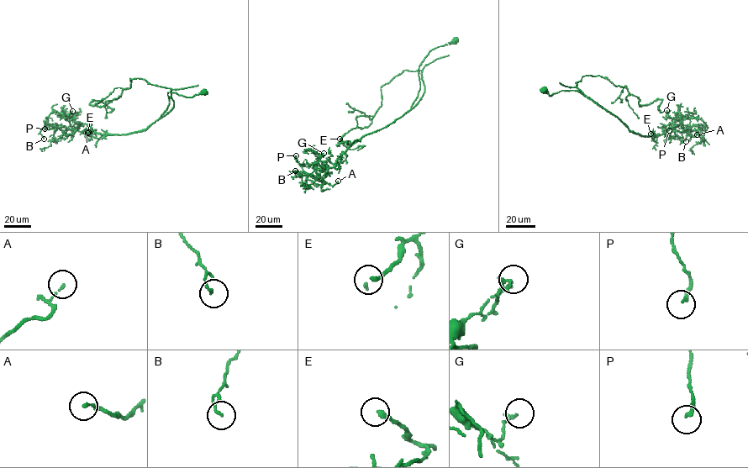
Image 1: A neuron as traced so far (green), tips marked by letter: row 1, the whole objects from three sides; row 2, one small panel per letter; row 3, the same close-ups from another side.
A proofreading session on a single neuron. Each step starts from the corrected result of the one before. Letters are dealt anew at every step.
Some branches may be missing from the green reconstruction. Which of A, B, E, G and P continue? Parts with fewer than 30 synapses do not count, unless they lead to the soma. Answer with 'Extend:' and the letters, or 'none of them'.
Extend: none of them

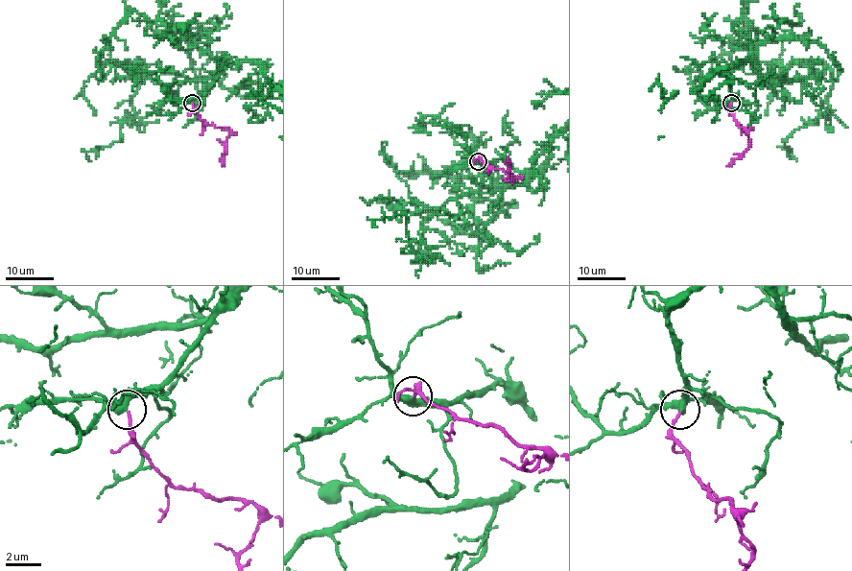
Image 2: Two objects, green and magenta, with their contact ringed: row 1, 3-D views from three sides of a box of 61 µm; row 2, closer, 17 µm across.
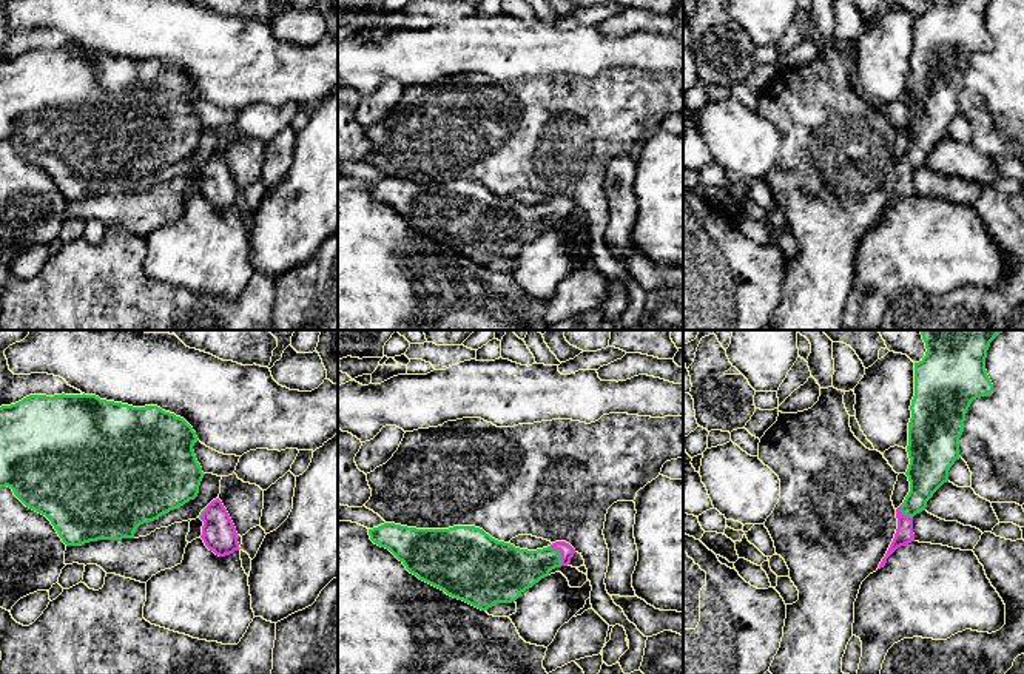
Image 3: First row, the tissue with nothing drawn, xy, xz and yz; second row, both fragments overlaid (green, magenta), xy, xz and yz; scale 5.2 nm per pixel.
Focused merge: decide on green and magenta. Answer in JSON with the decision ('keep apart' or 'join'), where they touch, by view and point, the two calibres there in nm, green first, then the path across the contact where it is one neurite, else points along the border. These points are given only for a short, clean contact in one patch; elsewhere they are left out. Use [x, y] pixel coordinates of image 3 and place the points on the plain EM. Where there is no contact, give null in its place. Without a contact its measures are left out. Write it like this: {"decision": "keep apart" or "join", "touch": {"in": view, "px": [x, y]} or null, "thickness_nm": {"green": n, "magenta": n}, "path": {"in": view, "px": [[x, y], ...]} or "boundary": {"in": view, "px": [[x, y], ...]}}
{"decision": "join", "touch": {"in": "xz", "px": [560, 208]}, "thickness_nm": {"green": 220, "magenta": 70}, "path": {"in": "xz", "px": [[515, 224], [537, 219], [560, 208], [566, 204]]}}

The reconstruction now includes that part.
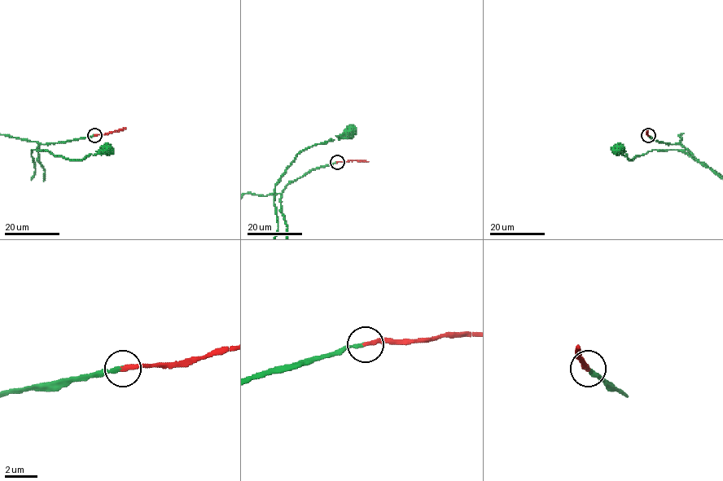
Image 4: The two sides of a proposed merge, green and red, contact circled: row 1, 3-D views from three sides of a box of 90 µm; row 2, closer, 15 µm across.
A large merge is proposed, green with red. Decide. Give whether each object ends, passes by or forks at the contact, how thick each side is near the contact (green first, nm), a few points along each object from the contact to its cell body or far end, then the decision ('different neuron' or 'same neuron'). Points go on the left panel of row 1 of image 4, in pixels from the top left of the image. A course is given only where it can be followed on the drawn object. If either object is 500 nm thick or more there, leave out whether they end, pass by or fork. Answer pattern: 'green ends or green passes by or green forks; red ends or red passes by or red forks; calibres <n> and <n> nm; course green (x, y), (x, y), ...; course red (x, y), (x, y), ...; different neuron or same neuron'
green ends; red ends; calibres 200 and 280 nm; course red (94, 135), (118, 132), (125, 128); same neuron

